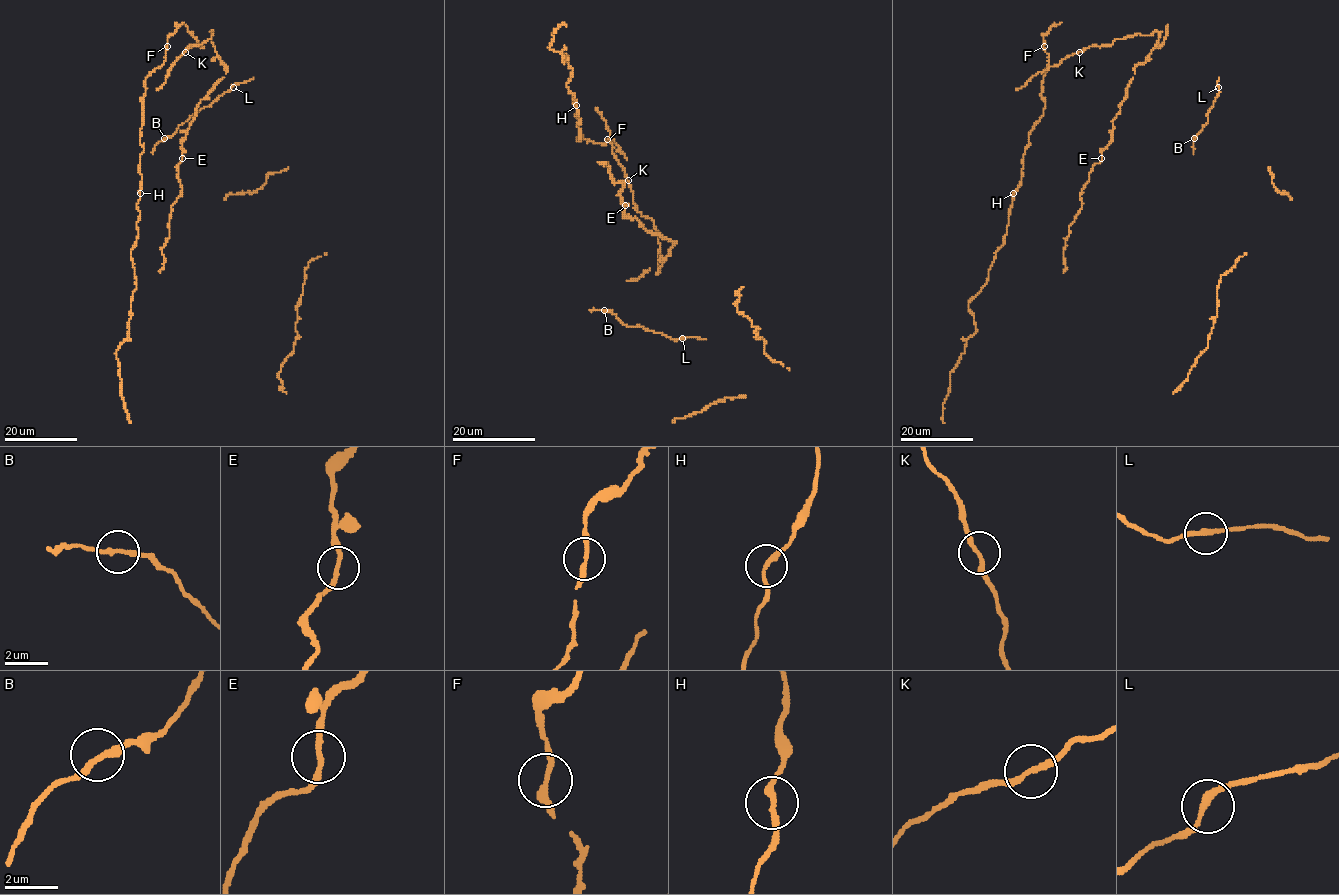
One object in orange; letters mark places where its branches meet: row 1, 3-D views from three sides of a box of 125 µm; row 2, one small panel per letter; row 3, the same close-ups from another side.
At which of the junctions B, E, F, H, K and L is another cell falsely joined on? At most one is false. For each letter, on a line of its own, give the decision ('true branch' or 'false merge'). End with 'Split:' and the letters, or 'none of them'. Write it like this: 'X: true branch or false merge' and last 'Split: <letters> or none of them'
B: true branch
E: true branch
F: true branch
H: true branch
K: true branch
L: true branch
Split: none of them

